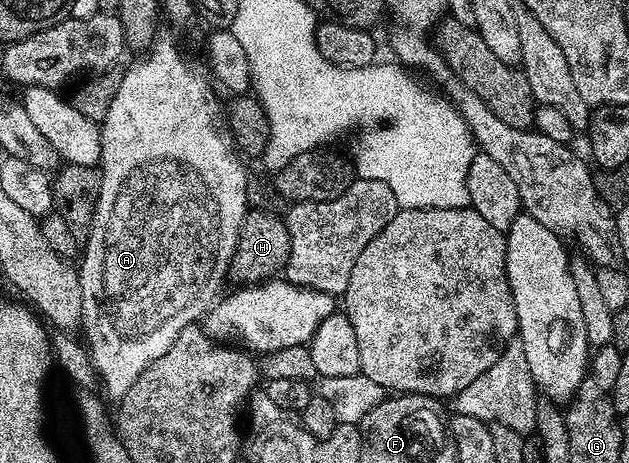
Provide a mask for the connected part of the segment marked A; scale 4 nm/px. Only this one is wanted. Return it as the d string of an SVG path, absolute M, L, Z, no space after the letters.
M159 36L139 61L131 63L124 69L120 79L120 87L112 99L112 107L108 107L108 115L100 122L102 131L102 159L100 162L100 191L94 204L94 214L90 224L90 232L84 238L86 250L82 253L82 265L77 266L80 279L80 299L82 300L81 336L90 358L90 368L100 378L100 389L111 397L114 403L122 400L128 387L136 383L138 376L184 331L205 317L207 309L219 300L218 288L222 280L227 280L230 271L230 260L238 246L238 236L248 212L246 205L246 169L241 165L239 154L236 152L231 138L224 132L220 124L220 105L214 98L215 86L205 68L197 69L192 62L186 61L184 54L178 50L178 45L170 37Z

